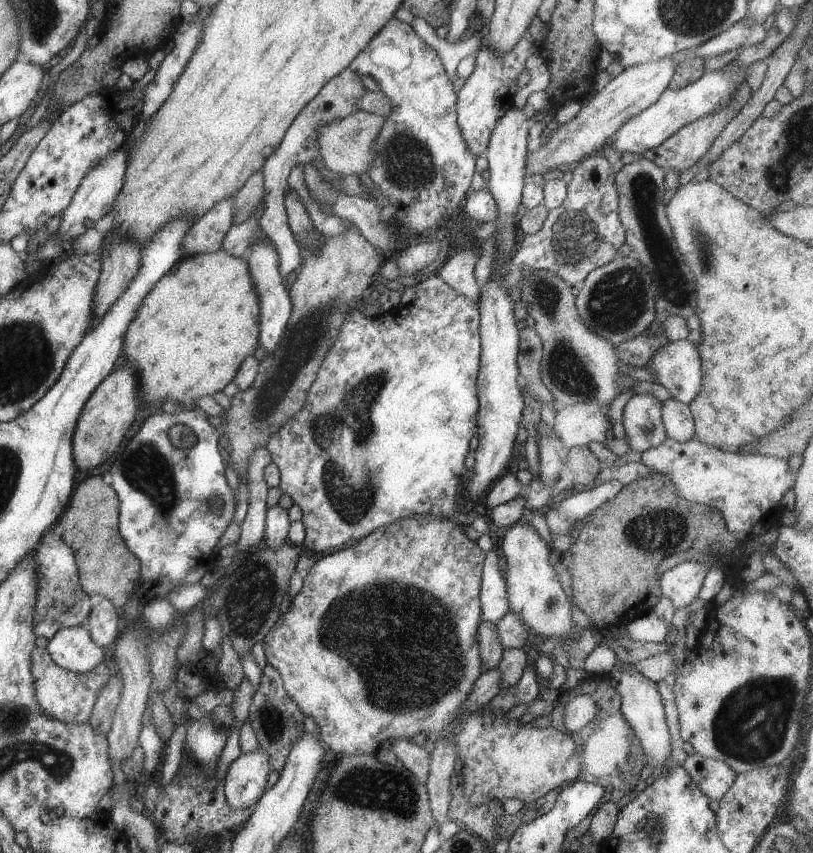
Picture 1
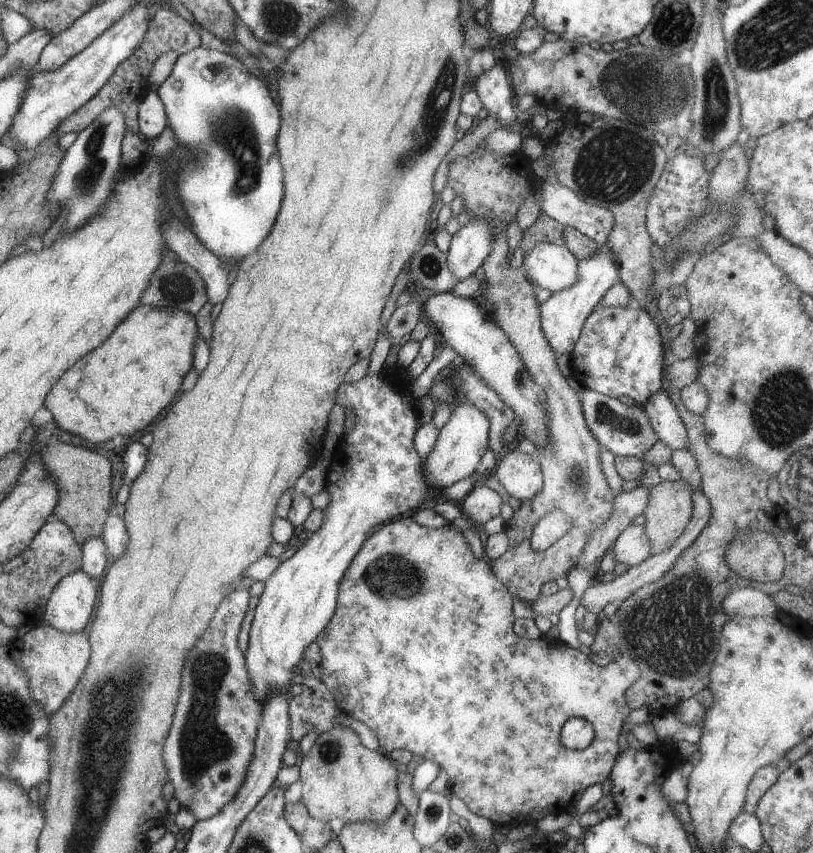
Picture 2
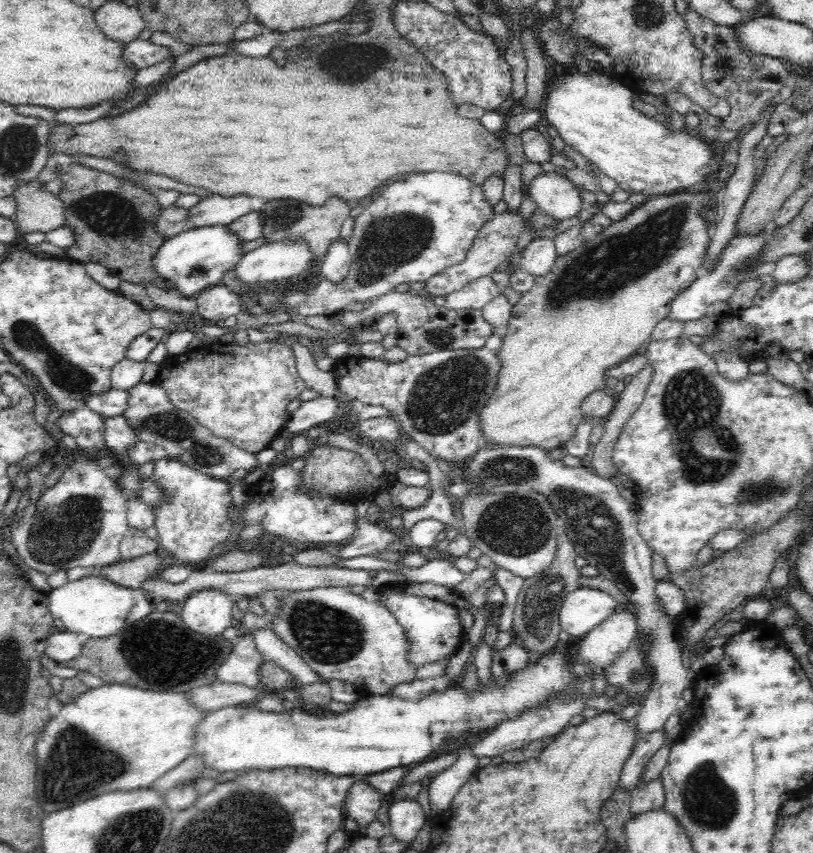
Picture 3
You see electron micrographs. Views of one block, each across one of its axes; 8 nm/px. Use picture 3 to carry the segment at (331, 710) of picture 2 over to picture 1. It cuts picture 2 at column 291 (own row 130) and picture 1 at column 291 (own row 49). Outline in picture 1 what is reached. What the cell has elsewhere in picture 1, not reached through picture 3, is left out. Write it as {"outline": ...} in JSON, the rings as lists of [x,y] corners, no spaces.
{"outline":[[[265,664],[261,668],[259,684],[257,684],[257,688],[251,697],[245,725],[255,734],[257,747],[267,754],[270,770],[276,770],[277,772],[283,770],[285,758],[287,758],[293,742],[299,740],[306,733],[303,729],[303,719],[303,714],[297,708],[297,704],[283,690],[283,681],[279,672],[273,666]]]}

